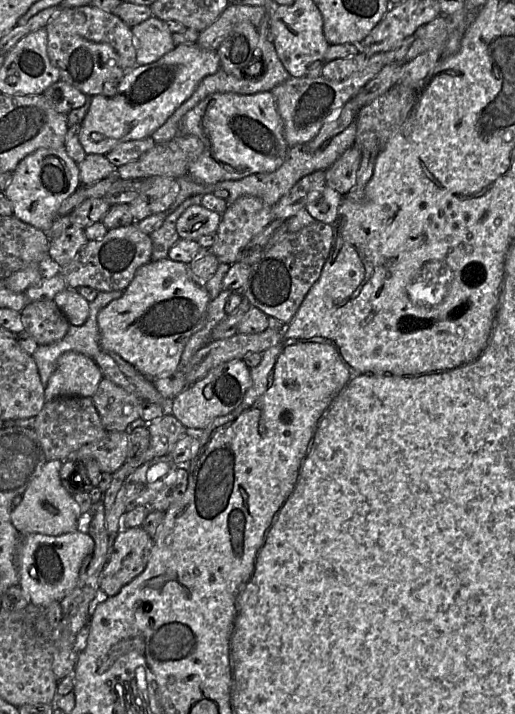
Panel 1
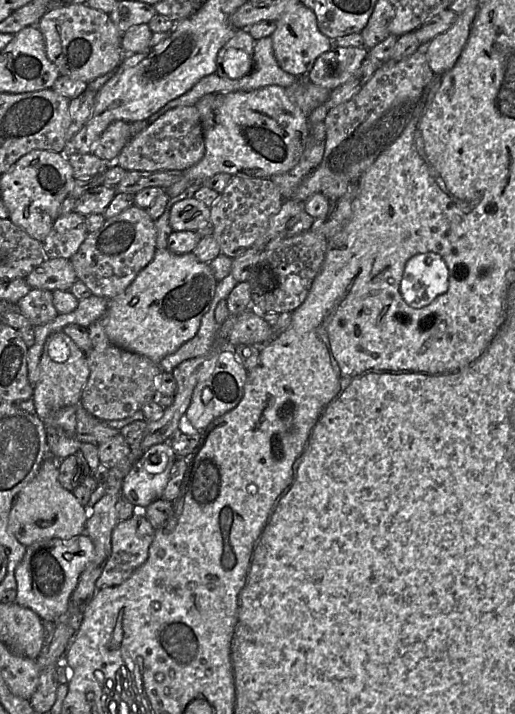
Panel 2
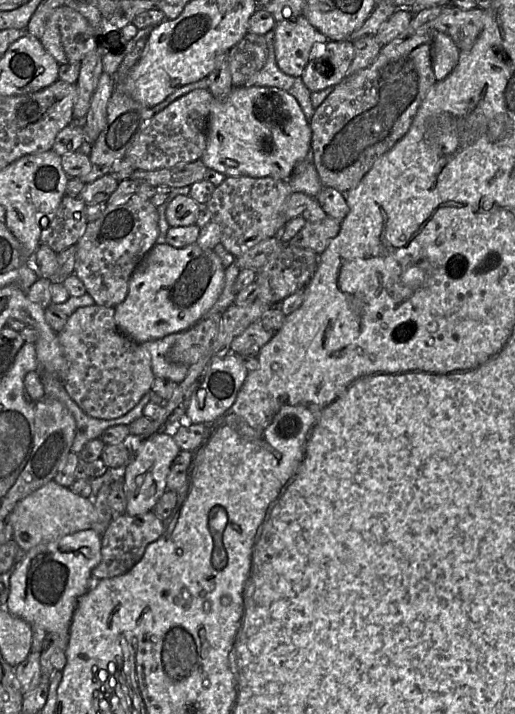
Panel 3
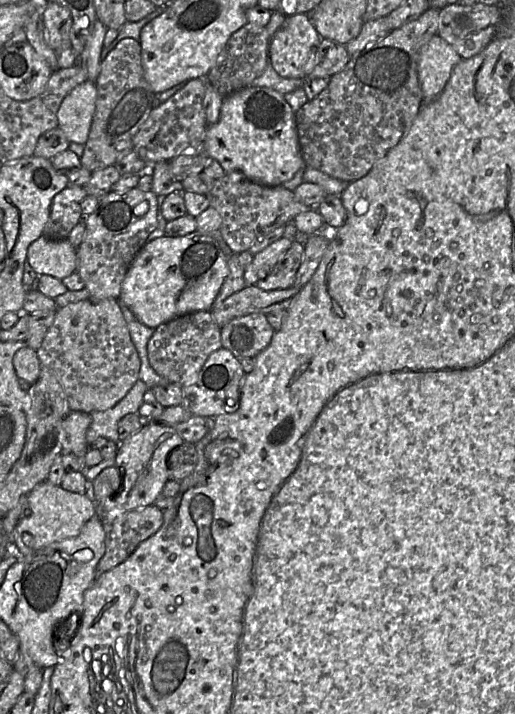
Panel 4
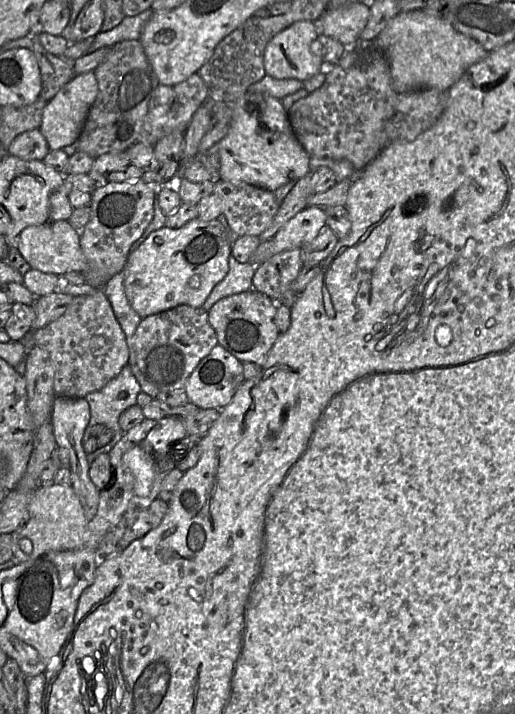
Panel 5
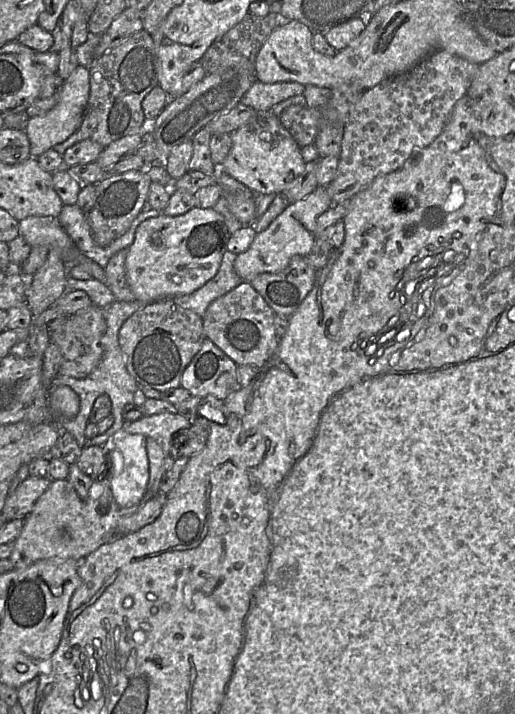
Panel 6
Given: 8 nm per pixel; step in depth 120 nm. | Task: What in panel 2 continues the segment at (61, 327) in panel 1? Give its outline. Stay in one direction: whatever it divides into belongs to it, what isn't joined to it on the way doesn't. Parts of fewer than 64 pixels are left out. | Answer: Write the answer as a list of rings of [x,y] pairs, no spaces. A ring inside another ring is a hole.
[[[32,288],[19,300],[17,309],[33,327],[50,323],[59,315],[53,304],[52,291],[44,289]]]

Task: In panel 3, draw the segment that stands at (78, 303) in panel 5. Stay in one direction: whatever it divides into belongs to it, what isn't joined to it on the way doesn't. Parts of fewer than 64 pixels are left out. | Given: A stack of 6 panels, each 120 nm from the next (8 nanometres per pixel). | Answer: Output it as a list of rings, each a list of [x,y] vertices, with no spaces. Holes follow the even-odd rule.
[[[94,304],[78,308],[68,316],[64,328],[58,332],[58,339],[68,363],[68,373],[61,382],[69,396],[87,415],[104,420],[119,418],[132,410],[151,391],[156,377],[151,368],[150,355],[118,329],[115,307]]]

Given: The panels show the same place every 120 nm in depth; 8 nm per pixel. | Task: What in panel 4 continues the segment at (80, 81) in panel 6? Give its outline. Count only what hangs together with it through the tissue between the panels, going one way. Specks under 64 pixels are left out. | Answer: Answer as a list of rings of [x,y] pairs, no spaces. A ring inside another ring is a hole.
[[[90,80],[77,85],[63,99],[57,111],[57,128],[70,143],[86,143],[96,109],[96,100],[96,83]]]

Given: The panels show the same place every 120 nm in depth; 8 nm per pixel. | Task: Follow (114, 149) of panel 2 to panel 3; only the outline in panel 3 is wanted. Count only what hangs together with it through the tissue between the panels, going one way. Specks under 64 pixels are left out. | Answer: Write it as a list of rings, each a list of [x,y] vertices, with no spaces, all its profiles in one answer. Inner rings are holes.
[[[103,72],[92,95],[90,108],[84,120],[84,141],[90,145],[96,141],[105,127],[107,104],[113,91],[113,78]]]

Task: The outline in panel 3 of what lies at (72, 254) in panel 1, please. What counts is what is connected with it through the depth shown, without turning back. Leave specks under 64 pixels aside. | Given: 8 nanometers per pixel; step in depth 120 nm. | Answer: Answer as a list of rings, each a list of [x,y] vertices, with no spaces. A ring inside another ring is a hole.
[[[64,195],[53,218],[46,228],[42,230],[40,244],[48,246],[57,254],[72,245],[76,245],[88,223],[86,219],[86,207],[87,205],[80,198]]]

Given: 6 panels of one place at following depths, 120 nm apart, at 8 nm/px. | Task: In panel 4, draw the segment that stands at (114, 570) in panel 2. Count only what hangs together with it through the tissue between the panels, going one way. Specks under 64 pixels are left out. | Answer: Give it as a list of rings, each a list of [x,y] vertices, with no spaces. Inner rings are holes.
[[[153,504],[126,512],[105,524],[105,553],[97,565],[97,573],[124,562],[162,524],[163,512]]]

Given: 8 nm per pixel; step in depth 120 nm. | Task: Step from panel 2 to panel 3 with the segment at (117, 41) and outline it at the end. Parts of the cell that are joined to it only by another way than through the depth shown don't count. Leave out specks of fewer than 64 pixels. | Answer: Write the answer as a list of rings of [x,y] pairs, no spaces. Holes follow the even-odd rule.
[[[64,5],[50,14],[40,41],[59,65],[81,63],[85,55],[97,47],[95,31],[87,19]]]

